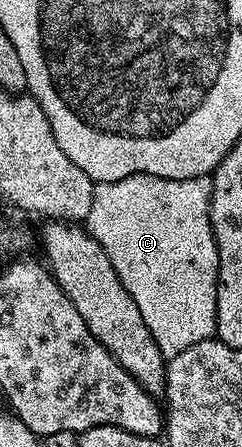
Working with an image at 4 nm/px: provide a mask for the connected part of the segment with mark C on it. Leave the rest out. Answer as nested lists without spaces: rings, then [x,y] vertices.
[[[130,176],[124,180],[118,180],[112,184],[95,184],[93,194],[93,206],[89,206],[89,214],[85,221],[85,227],[90,232],[95,243],[101,246],[105,254],[109,254],[111,268],[117,270],[119,283],[125,286],[125,290],[133,298],[135,308],[141,310],[143,324],[149,328],[149,334],[153,334],[153,342],[157,342],[159,355],[168,358],[181,354],[181,350],[189,350],[189,346],[197,346],[197,342],[205,342],[215,336],[215,303],[217,302],[217,274],[219,273],[219,259],[217,258],[217,246],[211,229],[209,218],[209,206],[211,205],[211,177],[198,176],[197,178],[181,178],[170,180],[169,178],[157,178],[156,176]]]

